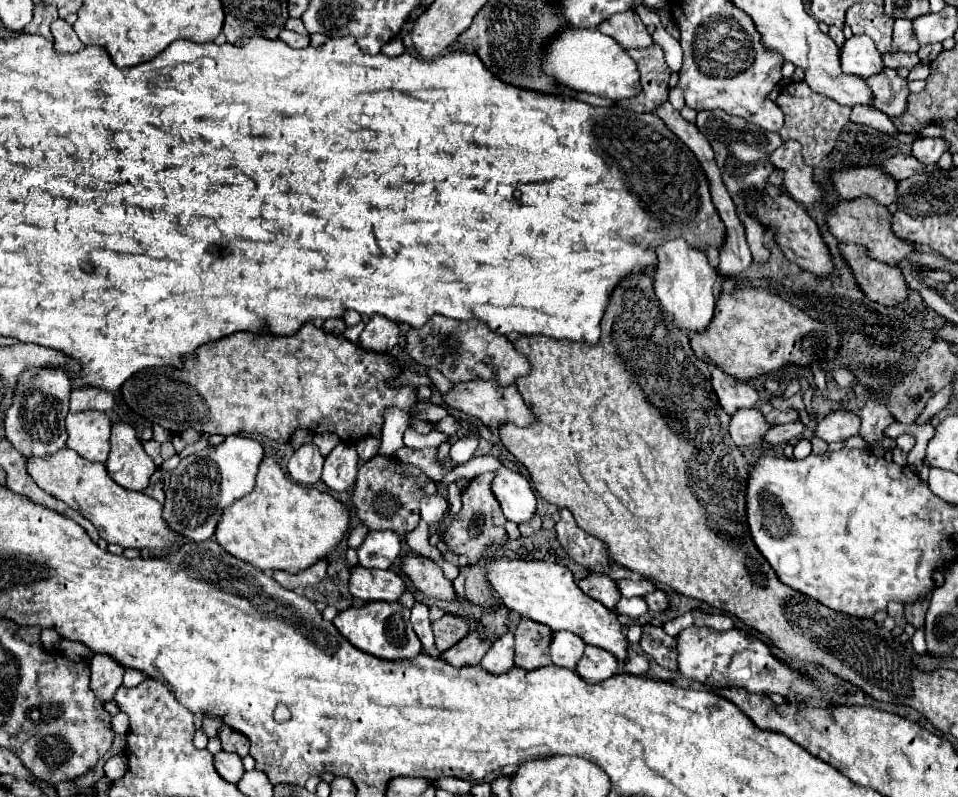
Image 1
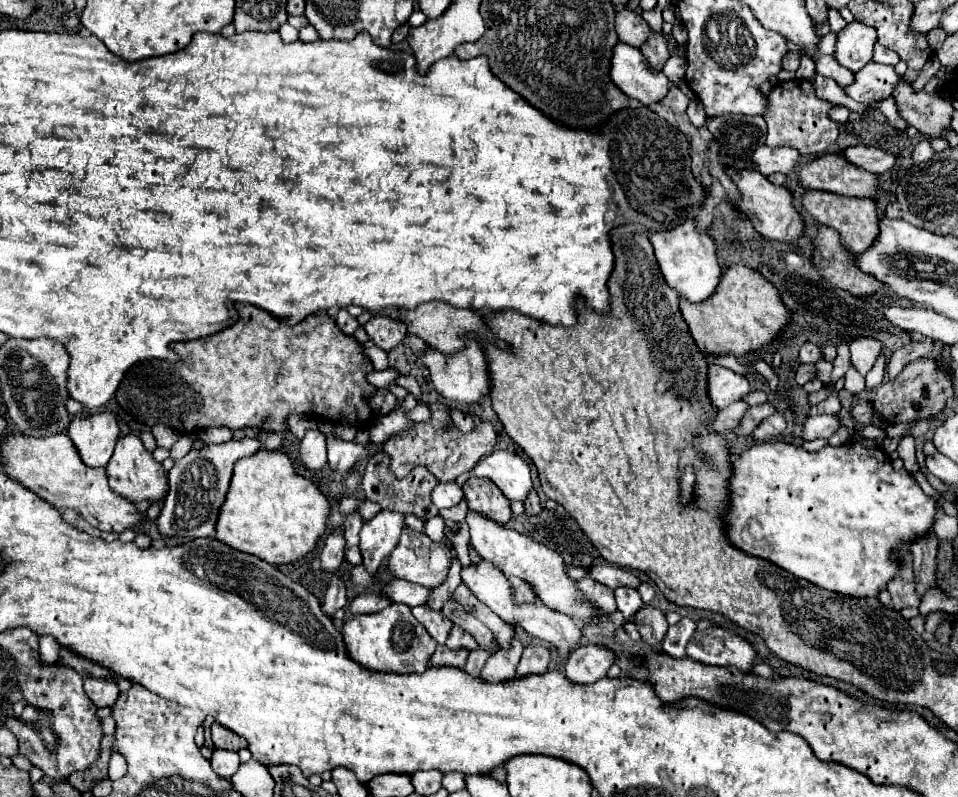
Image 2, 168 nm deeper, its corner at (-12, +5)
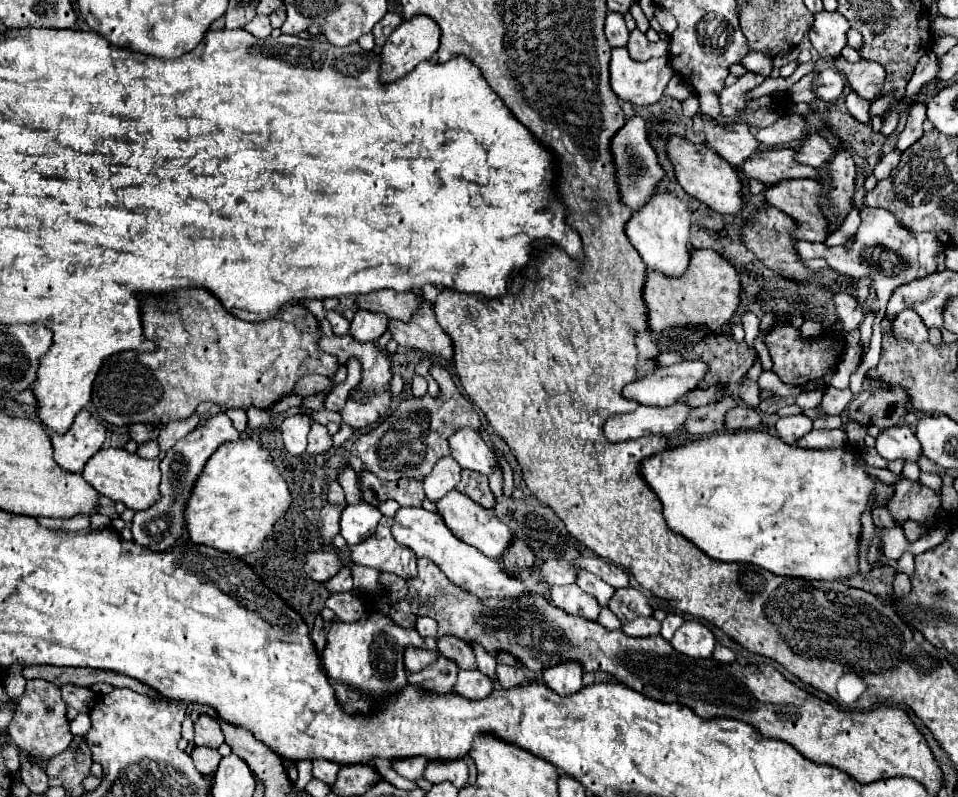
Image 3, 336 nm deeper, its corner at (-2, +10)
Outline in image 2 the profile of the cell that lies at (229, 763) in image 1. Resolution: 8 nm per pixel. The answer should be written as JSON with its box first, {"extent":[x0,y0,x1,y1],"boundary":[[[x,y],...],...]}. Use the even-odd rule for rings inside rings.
{"extent":[210,750,240,778],"boundary":[[[214,750],[210,756],[210,764],[212,770],[220,776],[220,778],[230,778],[236,768],[240,766],[240,758],[236,752],[228,752],[228,750]]]}

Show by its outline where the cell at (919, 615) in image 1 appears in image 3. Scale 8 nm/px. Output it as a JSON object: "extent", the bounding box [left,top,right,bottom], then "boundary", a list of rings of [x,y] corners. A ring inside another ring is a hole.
{"extent":[888,479,940,525],"boundary":[[[902,479],[894,485],[894,495],[888,503],[888,511],[898,525],[904,525],[906,521],[924,523],[936,513],[938,507],[940,495],[910,479]]]}

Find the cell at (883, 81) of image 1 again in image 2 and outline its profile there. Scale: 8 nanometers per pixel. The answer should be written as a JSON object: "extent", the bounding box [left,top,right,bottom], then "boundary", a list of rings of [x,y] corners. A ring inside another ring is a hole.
{"extent":[844,62,902,104],"boundary":[[[870,62],[854,74],[854,84],[844,88],[844,92],[856,102],[870,104],[892,96],[892,90],[898,84],[898,80],[902,80],[902,76],[894,72],[894,66]]]}

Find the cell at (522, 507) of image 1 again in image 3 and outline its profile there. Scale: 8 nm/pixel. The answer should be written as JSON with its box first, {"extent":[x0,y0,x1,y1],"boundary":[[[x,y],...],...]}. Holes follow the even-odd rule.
{"extent":[450,427,502,475],"boundary":[[[472,427],[458,429],[450,437],[450,449],[452,457],[460,463],[462,469],[478,471],[482,475],[502,471],[498,451],[494,447],[488,447],[486,441],[480,437],[480,433],[474,431]]]}

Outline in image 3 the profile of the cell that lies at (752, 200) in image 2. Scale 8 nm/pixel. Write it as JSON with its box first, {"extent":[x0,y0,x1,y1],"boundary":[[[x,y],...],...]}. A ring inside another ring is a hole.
{"extent":[666,135,746,215],"boundary":[[[680,135],[670,137],[666,149],[668,149],[668,155],[674,163],[676,177],[688,195],[700,199],[710,209],[714,209],[722,215],[736,215],[746,207],[742,181],[740,181],[738,171],[730,163],[726,163],[726,159],[722,159],[714,149],[704,147],[704,145],[696,145],[690,139],[684,139]]]}

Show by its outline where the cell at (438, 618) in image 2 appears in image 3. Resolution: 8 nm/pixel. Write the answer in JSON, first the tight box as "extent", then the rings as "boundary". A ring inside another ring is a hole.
{"extent":[416,617,438,637],"boundary":[[[418,617],[416,629],[422,637],[438,637],[438,623],[434,623],[432,617]]]}

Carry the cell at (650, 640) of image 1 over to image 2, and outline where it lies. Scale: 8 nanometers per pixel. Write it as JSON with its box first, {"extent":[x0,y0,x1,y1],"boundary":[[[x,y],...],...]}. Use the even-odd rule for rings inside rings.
{"extent":[632,604,668,648],"boundary":[[[644,604],[644,606],[636,612],[636,616],[634,616],[632,620],[636,620],[636,628],[638,628],[642,640],[658,648],[660,642],[662,642],[664,632],[668,630],[666,614],[664,614],[662,610],[658,610],[658,608],[654,608],[654,606]]]}

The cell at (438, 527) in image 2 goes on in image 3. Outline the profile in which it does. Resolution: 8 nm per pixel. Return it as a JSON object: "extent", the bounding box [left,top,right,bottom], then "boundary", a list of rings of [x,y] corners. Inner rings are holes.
{"extent":[392,507,530,599],"boundary":[[[402,507],[394,517],[392,535],[400,545],[410,547],[418,557],[426,557],[434,561],[444,575],[458,585],[460,589],[468,591],[470,595],[478,599],[508,599],[508,597],[520,597],[528,595],[530,589],[520,581],[512,579],[500,565],[500,561],[486,557],[472,545],[460,541],[444,523],[444,519],[438,513],[430,513],[422,507]]]}

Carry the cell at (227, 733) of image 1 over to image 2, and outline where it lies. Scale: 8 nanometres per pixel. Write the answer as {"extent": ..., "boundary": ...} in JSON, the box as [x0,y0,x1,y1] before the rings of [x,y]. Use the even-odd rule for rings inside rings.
{"extent":[210,724,246,750],"boundary":[[[212,724],[210,726],[212,730],[212,744],[214,748],[220,748],[220,750],[240,750],[240,748],[246,748],[246,740],[238,734],[234,734],[232,730],[220,726],[220,724]]]}

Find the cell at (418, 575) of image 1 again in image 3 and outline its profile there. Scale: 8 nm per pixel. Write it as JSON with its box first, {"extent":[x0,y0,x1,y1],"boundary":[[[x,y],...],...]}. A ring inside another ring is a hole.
{"extent":[350,517,418,579],"boundary":[[[382,517],[378,529],[374,531],[374,535],[370,535],[370,539],[350,547],[350,557],[356,565],[396,573],[404,579],[414,579],[418,575],[418,557],[414,555],[414,551],[410,551],[410,547],[396,543],[396,539],[392,537],[392,523],[394,521],[390,517]]]}

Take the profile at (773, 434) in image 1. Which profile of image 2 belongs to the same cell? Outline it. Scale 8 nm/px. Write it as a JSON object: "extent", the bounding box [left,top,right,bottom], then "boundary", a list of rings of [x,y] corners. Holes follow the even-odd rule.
{"extent":[752,414,786,440],"boundary":[[[772,414],[756,426],[756,430],[752,432],[752,438],[754,440],[774,440],[784,432],[784,428],[786,428],[786,420],[780,414]]]}

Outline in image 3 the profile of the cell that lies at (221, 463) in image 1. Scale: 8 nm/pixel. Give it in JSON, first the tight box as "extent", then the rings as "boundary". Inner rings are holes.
{"extent":[132,413,240,551],"boundary":[[[216,413],[208,421],[198,425],[192,433],[182,437],[170,451],[166,451],[166,457],[160,461],[160,471],[162,471],[160,493],[162,495],[152,507],[138,511],[132,519],[132,535],[138,545],[144,545],[152,551],[166,551],[180,539],[180,535],[186,529],[186,521],[184,521],[186,503],[192,495],[192,489],[194,489],[198,477],[204,471],[206,461],[212,457],[212,453],[220,445],[224,445],[228,441],[238,441],[238,439],[240,439],[240,433],[232,425],[230,417],[226,413]]]}

